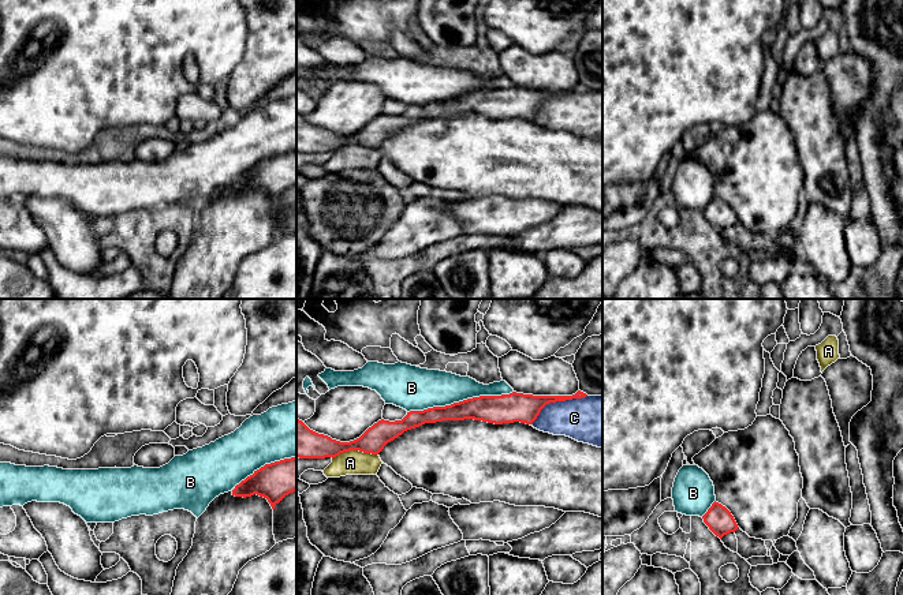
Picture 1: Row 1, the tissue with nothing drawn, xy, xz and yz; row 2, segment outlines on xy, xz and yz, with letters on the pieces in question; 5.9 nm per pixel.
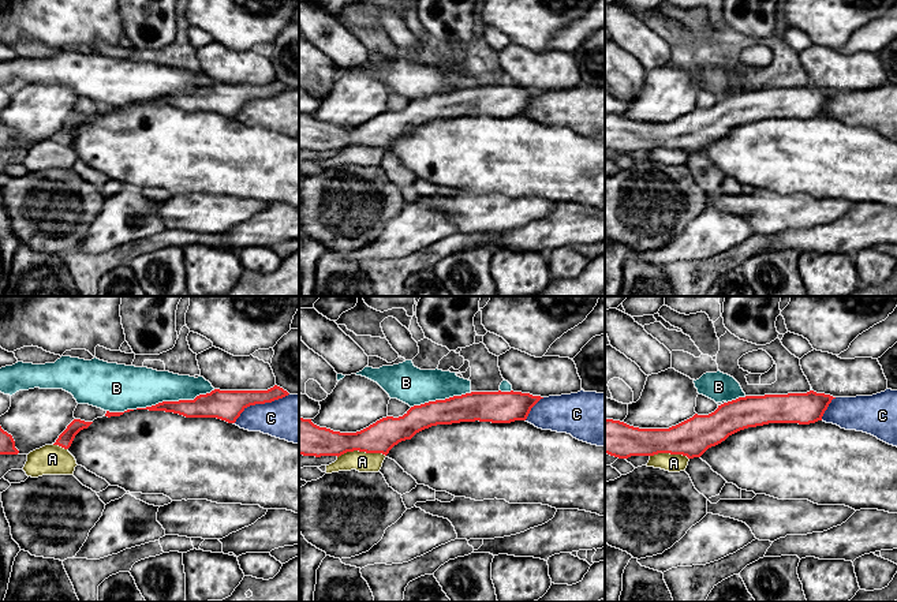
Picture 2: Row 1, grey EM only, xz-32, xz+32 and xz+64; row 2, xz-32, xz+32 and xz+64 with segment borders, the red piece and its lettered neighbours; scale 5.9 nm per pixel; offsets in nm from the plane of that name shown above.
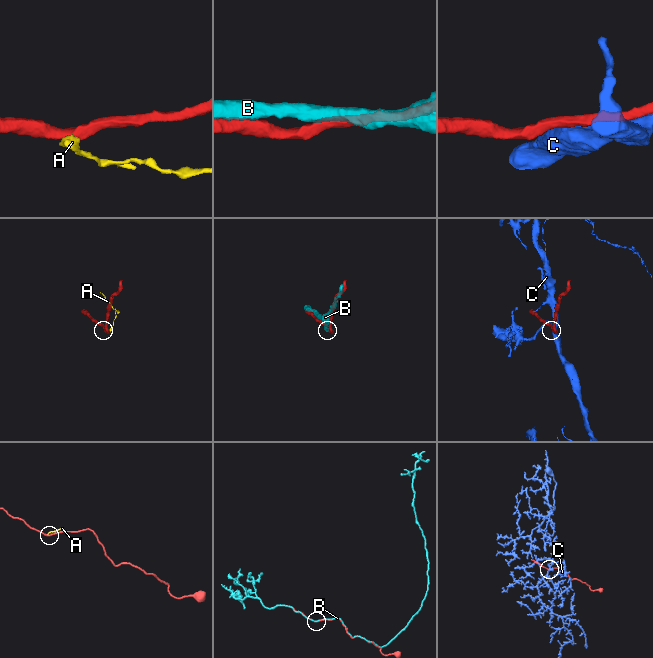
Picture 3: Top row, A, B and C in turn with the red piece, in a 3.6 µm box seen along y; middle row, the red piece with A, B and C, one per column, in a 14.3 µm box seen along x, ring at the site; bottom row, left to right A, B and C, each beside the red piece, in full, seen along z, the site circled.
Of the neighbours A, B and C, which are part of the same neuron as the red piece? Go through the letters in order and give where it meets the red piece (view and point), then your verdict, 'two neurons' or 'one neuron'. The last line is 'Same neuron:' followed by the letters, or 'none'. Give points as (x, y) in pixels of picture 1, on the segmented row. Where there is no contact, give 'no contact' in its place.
A: meets red in xz at (354, 449); two neurons
B: meets red in xz at (459, 401); one neuron
C: meets red in xz at (556, 400); two neurons
Same neuron: B

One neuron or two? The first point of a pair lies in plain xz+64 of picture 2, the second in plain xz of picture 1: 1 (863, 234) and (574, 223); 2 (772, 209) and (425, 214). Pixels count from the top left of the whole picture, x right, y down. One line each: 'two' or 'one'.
1: one
2: two

